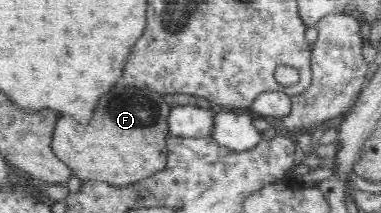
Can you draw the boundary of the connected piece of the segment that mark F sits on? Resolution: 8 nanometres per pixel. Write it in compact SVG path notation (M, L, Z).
M116 85L108 95L102 95L92 121L84 127L72 117L60 115L56 121L51 147L56 157L72 168L74 176L83 181L106 182L112 186L128 186L164 169L167 164L166 141L169 136L168 119L173 109L163 95L152 93L148 88Z

